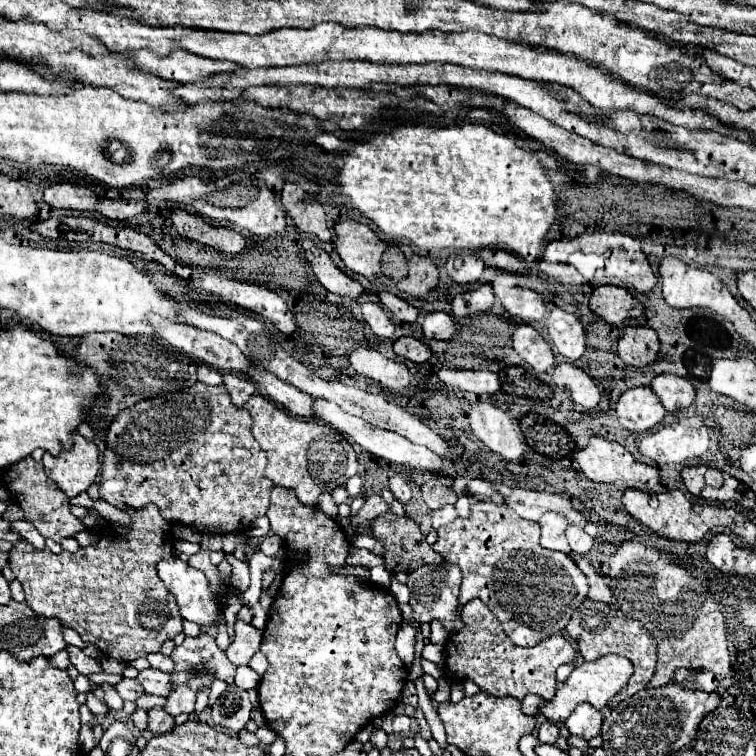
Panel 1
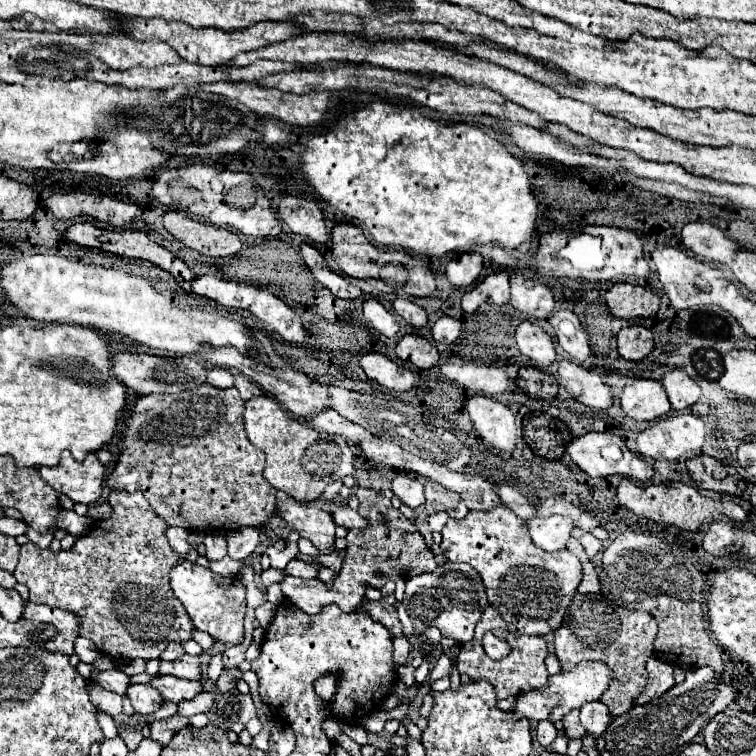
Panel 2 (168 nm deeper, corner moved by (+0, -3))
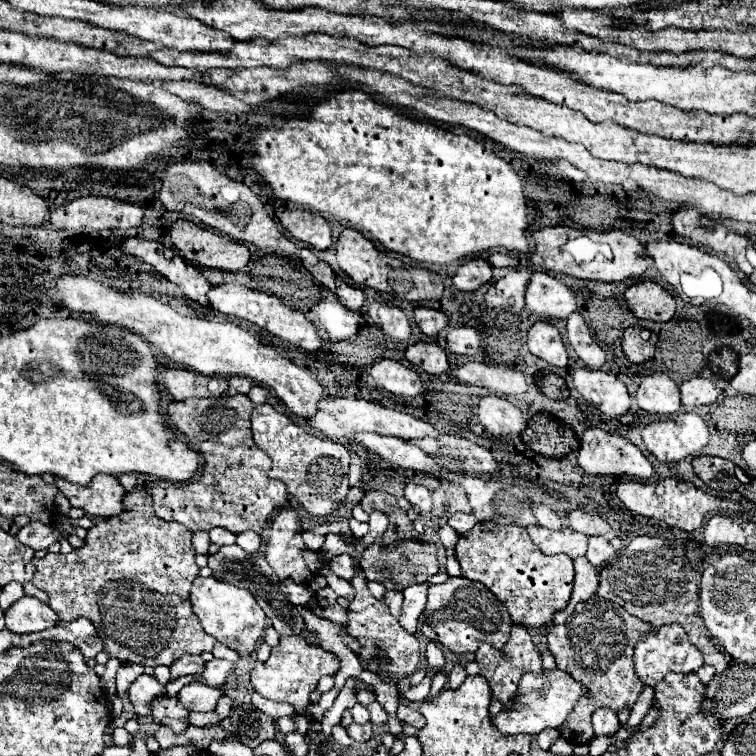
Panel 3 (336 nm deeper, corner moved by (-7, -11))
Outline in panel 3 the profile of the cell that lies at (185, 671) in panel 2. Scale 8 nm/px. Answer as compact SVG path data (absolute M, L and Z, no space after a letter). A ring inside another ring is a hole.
M214 658L214 660L206 662L206 668L204 668L204 672L202 672L200 676L202 676L202 682L204 682L204 684L214 686L214 688L220 688L220 686L226 682L226 678L234 672L234 668L236 668L234 662L216 660L216 658Z

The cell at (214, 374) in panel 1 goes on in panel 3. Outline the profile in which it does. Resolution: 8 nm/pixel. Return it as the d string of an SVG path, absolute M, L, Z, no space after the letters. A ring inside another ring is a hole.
M234 376L228 380L230 388L228 388L228 394L248 394L250 388L254 386L254 382L250 378L244 378L244 376Z

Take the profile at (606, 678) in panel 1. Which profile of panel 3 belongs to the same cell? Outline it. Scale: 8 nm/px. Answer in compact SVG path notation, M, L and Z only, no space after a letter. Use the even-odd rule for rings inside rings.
M558 668L544 670L540 672L540 676L536 676L534 672L526 672L518 684L516 696L506 706L502 706L500 714L492 716L492 724L496 724L496 728L504 736L506 734L536 736L544 728L558 728L560 724L564 724L568 712L572 710L572 706L582 694L584 694L584 688L576 684L576 680L568 676L568 672L562 672Z

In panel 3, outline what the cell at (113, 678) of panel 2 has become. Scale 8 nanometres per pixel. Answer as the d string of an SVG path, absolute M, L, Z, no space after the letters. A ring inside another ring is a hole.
M142 674L132 682L128 694L130 694L130 700L132 700L136 714L138 716L150 716L152 700L166 696L166 686L162 686L154 676Z

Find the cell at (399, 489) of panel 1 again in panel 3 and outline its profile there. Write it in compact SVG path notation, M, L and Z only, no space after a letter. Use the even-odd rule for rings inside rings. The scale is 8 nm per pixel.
M406 484L406 490L404 490L404 498L420 508L420 510L428 510L432 506L432 498L430 498L430 490L426 486L420 486L420 484Z

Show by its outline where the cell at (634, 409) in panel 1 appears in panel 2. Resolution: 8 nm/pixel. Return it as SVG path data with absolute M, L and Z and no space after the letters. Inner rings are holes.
M639 380L625 386L620 400L623 414L637 422L653 422L671 410L669 398L657 380Z

